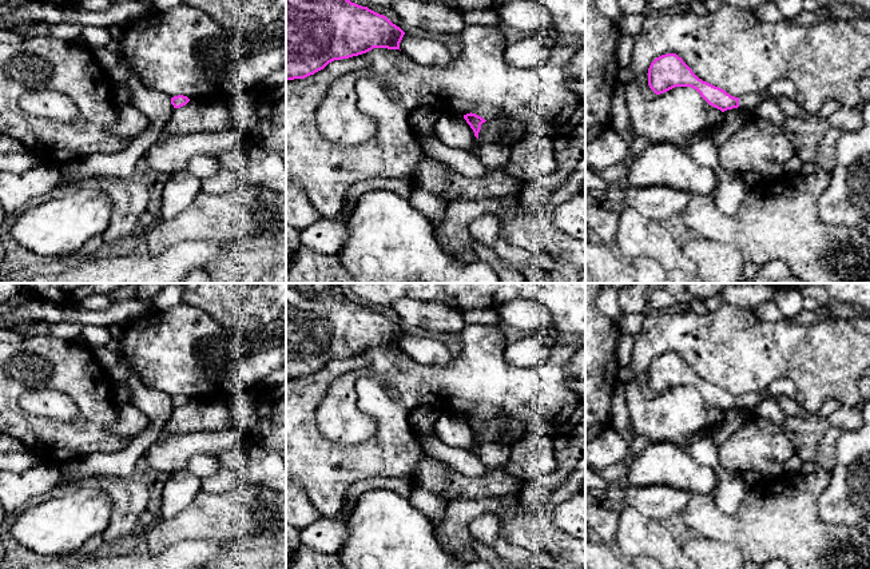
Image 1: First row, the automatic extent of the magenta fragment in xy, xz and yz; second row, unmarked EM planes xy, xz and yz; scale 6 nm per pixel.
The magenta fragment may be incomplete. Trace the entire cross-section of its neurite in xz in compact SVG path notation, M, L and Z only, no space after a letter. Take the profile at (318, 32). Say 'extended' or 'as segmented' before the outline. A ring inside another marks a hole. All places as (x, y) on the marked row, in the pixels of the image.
as segmented | M286 0L286 80L305 79L334 60L358 56L373 48L400 49L404 35L386 16L350 0Z

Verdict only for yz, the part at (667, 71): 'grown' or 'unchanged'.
grown

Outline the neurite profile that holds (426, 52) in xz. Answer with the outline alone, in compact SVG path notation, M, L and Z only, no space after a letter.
M409 33L404 35L400 49L425 67L445 67L452 61L452 55L442 43Z

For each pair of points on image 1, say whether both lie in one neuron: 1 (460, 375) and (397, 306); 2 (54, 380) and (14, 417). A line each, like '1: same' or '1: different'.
1: different
2: same

